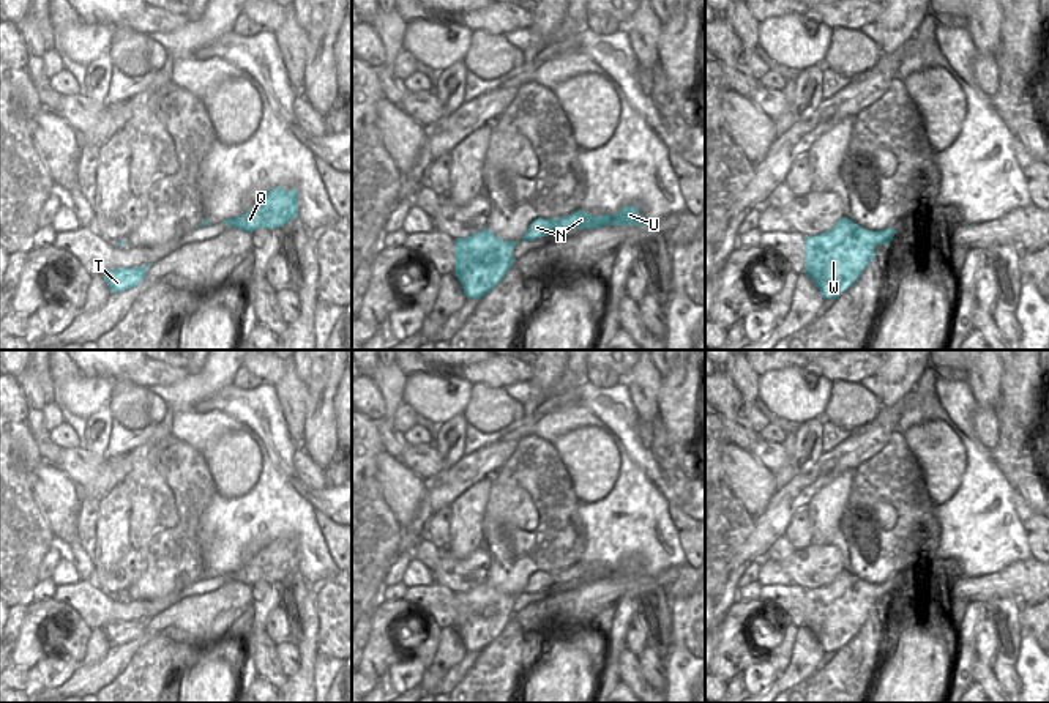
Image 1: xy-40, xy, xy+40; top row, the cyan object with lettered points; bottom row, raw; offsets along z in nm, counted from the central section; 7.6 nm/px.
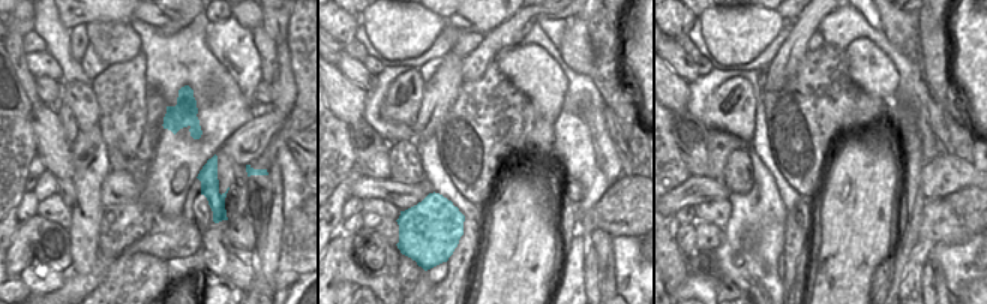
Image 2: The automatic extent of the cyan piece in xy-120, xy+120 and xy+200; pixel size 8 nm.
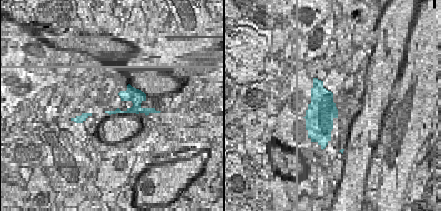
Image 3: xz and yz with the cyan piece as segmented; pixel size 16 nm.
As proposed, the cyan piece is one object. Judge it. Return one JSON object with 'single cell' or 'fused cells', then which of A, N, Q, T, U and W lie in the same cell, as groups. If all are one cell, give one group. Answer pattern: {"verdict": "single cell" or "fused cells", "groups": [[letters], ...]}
{"verdict": "single cell", "groups": [["A", "N", "Q", "T", "U", "W"]]}

